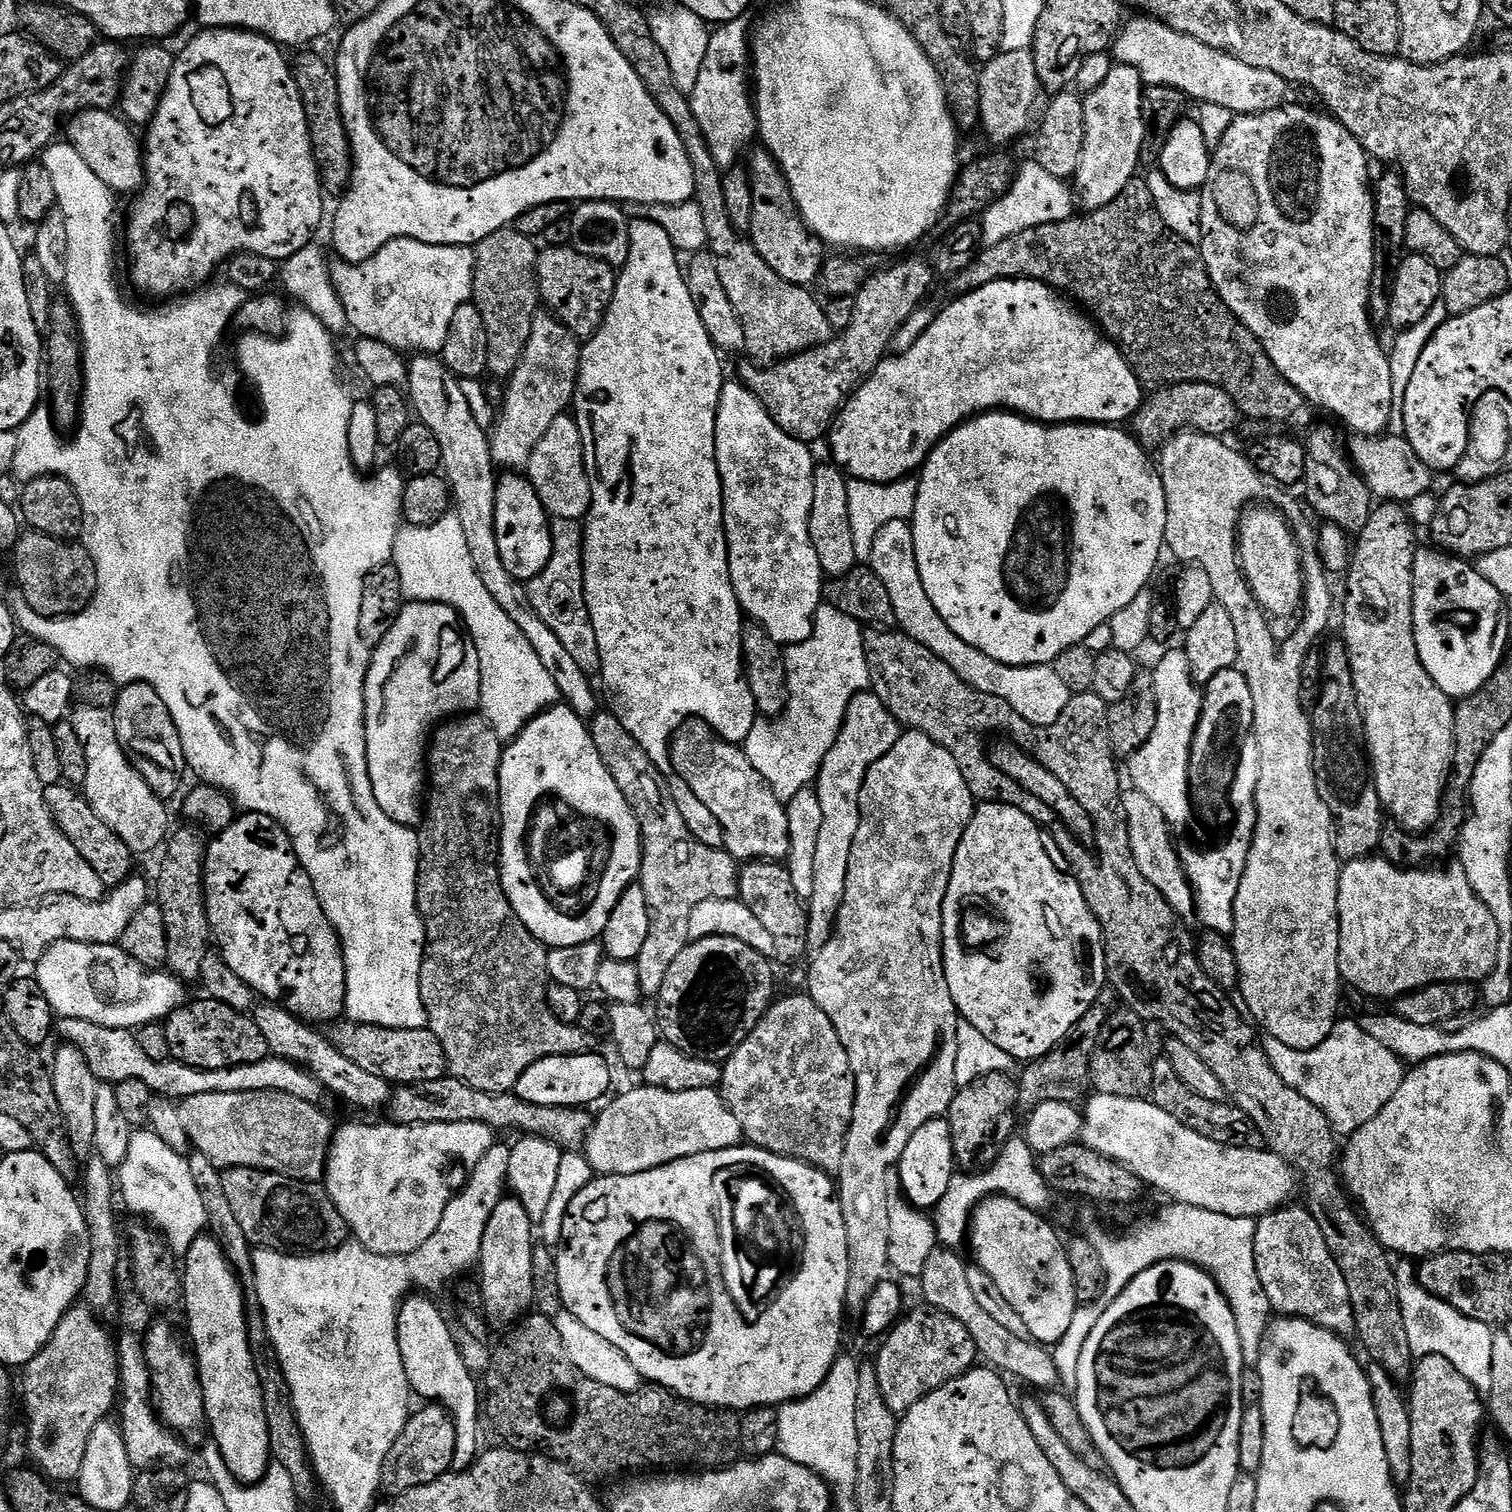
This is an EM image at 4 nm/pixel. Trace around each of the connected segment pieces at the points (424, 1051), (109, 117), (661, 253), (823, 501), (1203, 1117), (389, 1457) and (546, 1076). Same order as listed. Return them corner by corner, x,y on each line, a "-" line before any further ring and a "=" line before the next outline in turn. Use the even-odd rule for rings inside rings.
351,1022
341,1023
340,1026
336,1033
331,1033
333,1046
346,1058
350,1058
350,1062
355,1062
361,1070
367,1070
369,1074
382,1078
387,1084
425,1084
445,1079
448,1059
442,1050
442,1044
428,1027
383,1028
=
86,110
78,112
71,117
66,124
66,132
68,128
67,143
72,144
78,150
78,155
86,162
86,166
90,166
90,170
94,170
94,174
98,174
98,178
102,178
102,182
114,194
120,192
132,192
136,194
143,189
146,181
144,178
144,156
142,153
142,144
134,133
133,125
127,120
121,118
112,110
=
650,220
631,221
628,229
630,230
630,254
626,258
624,267
619,269
616,289
604,315
604,321
600,324
600,329
587,337
586,343
581,347
580,373
576,379
576,393
571,406
576,425
582,434
584,465
592,495
588,515
582,524
584,529
584,597
590,614
590,622
594,626
594,634
598,638
598,654
600,655
598,680
604,683
604,688
608,691
607,707
619,718
622,726
630,730
638,746
642,746
649,753
667,753
670,741
677,735
680,725
689,718
704,721
712,727
712,731
719,739
740,746
750,734
752,727
756,725
758,713
754,694
750,694
748,682
744,678
742,649
746,617
740,610
740,603
734,594
734,586
730,578
728,543
724,533
722,478
718,474
716,461
716,411
722,394
722,386
726,383
724,368
720,365
722,356
706,334
706,326
702,326
702,318
698,318
698,306
694,306
694,298
690,298
688,281
682,271
682,264
676,261
678,251
671,244
670,235
666,234
666,230
658,222
=
817,463
814,470
814,506
810,506
810,542
814,542
814,551
818,554
818,562
822,566
825,577
845,576
851,568
857,567
854,554
854,534
850,534
850,502
848,501
848,480
839,468
831,463
=
1160,1058
1155,1061
1152,1070
1152,1091
1150,1093
1152,1103
1158,1105
1170,1118
1178,1118
1182,1126
1194,1130
1194,1134
1202,1134
1202,1138
1210,1138
1210,1142
1222,1142
1222,1146
1238,1146
1239,1148
1264,1148
1262,1134
1246,1118
1241,1108
1237,1108
1231,1102
1217,1102
1207,1100
1194,1090
1190,1090
1178,1078
1178,1074
1172,1072
1167,1059
=
435,1402
425,1403
409,1415
406,1426
402,1426
402,1434
390,1446
390,1454
386,1454
386,1462
380,1475
380,1492
395,1498
414,1490
418,1486
426,1486
447,1472
452,1471
454,1456
454,1426
448,1411
=
592,1055
555,1056
534,1062
530,1070
526,1070
518,1078
514,1095
531,1104
555,1108
584,1108
592,1106
588,1104
595,1100
603,1101
609,1095
607,1092
612,1084
612,1072
602,1057

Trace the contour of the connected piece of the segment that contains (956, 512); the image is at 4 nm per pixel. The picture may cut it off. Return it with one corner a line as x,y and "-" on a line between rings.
1003,410
985,412
959,424
949,436
945,436
940,441
940,445
929,454
924,467
919,469
916,485
916,505
914,506
914,514
910,517
912,533
914,534
914,554
918,558
918,574
922,574
922,586
926,586
926,594
930,597
930,602
934,602
934,610
938,610
942,622
946,622
946,626
950,626
950,630
954,630
954,634
958,634
958,638
962,638
962,642
982,650
982,654
986,654
998,662
1012,664
1016,668
1051,665
1052,661
1058,658
1058,654
1062,654
1067,648
1083,645
1084,639
1092,630
1107,624
1114,614
1118,614
1118,610
1130,606
1130,602
1134,602
1134,598
1138,598
1138,594
1149,587
1148,579
1156,572
1156,563
1160,560
1160,551
1162,553
1165,551
1166,494
1157,465
1154,463
1153,457
1151,460
1148,456
1151,455
1136,441
1135,436
1129,434
1120,426
1086,424
1083,422
1079,424
1042,424
1028,419
1027,416
1018,416
1015,412
1005,412

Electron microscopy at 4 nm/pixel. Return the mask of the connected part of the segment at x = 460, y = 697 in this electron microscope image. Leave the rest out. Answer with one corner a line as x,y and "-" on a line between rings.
408,602
401,607
396,615
396,621
390,626
386,638
371,653
368,661
368,677
364,683
364,737
366,738
366,758
368,759
368,773
370,774
370,786
374,790
374,798
386,814
395,824
407,824
416,826
421,823
422,809
426,803
426,749
430,743
430,733
441,722
449,718
459,717
461,714
472,714
477,711
480,702
480,663
478,662
478,650
472,645
472,637
468,635
460,615
448,604
431,604
430,602

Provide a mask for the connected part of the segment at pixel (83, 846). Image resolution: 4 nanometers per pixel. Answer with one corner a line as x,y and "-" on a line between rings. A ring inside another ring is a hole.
64,782
49,784
44,789
44,801
50,810
52,821
74,844
74,850
78,850
78,854
82,854
82,858
86,858
86,862
90,862
94,874
98,874
98,878
102,878
105,889
117,888
123,880
127,880
129,876
133,875
133,852
108,826
100,821
98,814
94,814
92,807
75,787

